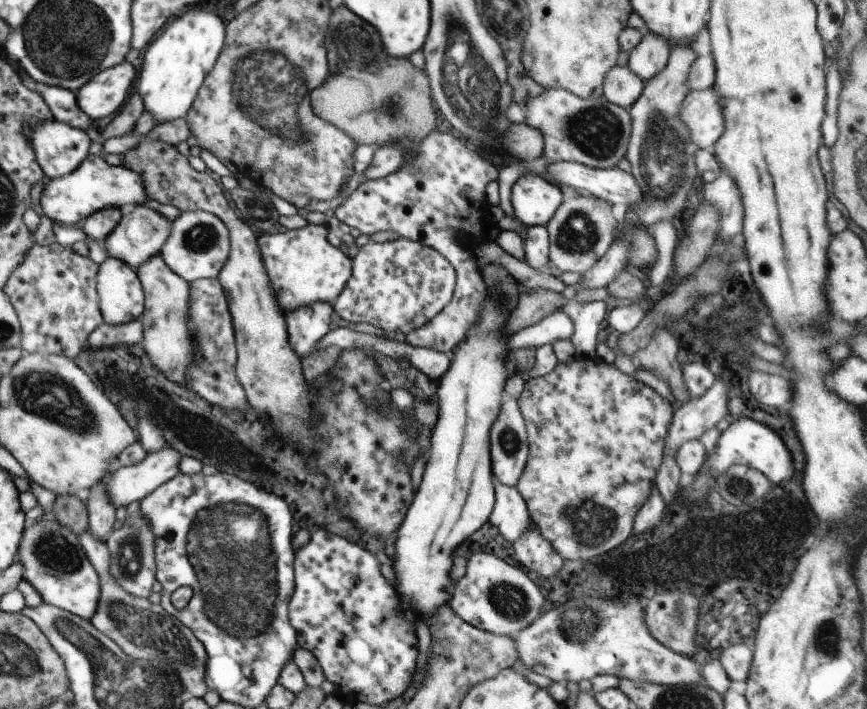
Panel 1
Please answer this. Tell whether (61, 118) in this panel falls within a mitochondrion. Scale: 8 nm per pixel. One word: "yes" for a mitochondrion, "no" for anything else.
no

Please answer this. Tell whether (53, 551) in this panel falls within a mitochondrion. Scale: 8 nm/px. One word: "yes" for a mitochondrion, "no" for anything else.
yes

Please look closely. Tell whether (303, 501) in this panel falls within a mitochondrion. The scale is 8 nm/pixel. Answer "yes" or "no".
no

